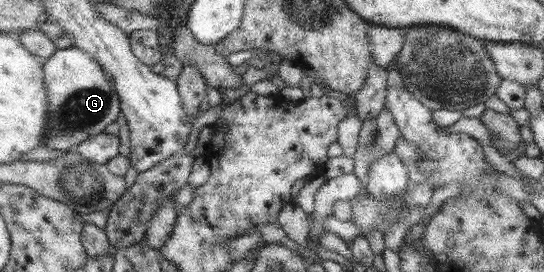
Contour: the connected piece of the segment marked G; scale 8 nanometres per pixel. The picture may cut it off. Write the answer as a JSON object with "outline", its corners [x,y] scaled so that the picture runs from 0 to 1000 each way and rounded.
{"outline":[[[129,173],[107,184],[97,213],[85,221],[81,261],[92,368],[92,456],[83,471],[79,537],[116,563],[138,551],[165,504],[189,489],[200,456],[213,452],[226,415],[222,360],[202,313],[195,265],[151,180]]]}

